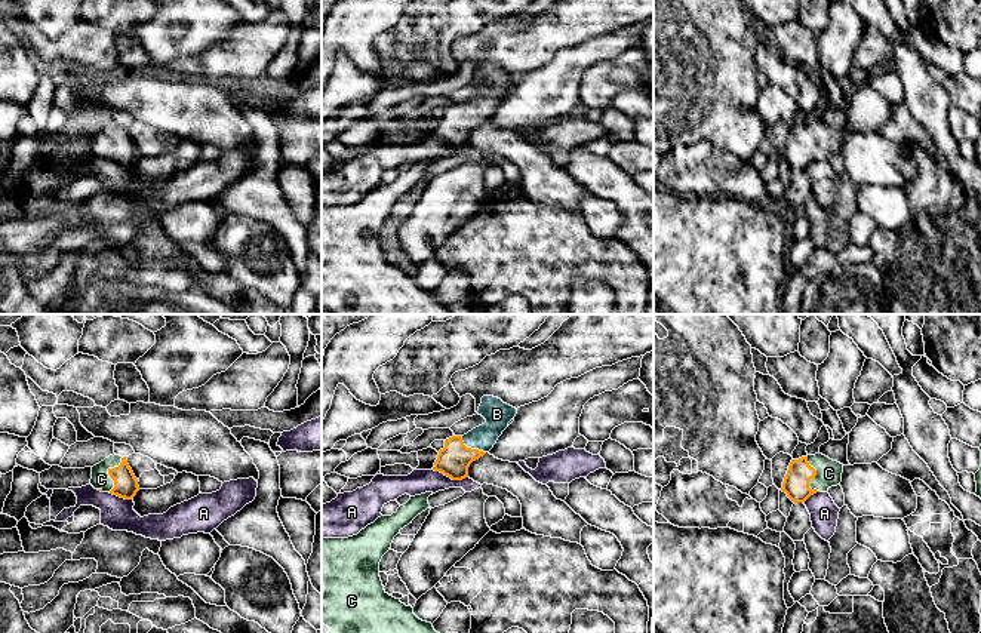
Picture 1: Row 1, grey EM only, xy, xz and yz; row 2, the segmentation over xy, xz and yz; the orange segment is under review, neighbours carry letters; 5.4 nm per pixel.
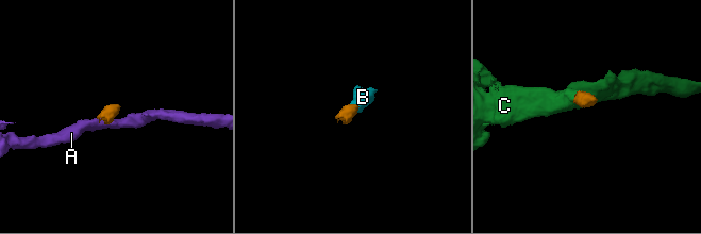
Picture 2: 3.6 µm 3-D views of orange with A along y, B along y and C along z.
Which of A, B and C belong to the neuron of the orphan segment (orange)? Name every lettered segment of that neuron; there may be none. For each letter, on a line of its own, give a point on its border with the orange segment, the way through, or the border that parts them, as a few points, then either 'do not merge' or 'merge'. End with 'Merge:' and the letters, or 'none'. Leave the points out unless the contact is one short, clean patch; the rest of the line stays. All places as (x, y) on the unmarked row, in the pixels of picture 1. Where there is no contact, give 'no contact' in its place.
A: contact xz (451, 146); border xz (433, 137), (452, 147), (467, 146); do not merge
B: contact xz (470, 116); way xz (454, 128), (470, 116), (497, 89), (497, 82); merge
C: contact yz (814, 144); way yz (796, 151), (806, 144), (814, 144), (829, 141); merge
Merge: B, C

